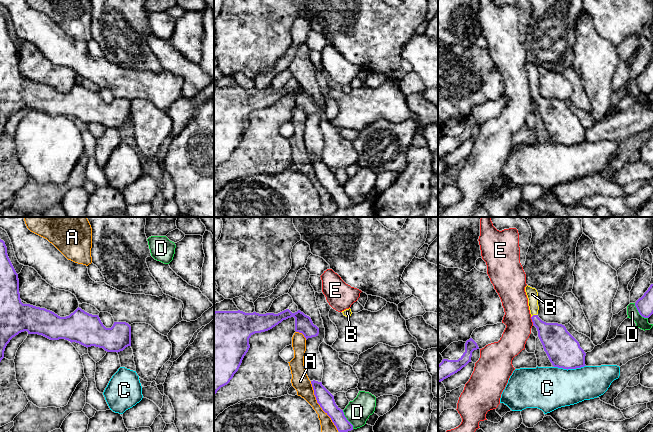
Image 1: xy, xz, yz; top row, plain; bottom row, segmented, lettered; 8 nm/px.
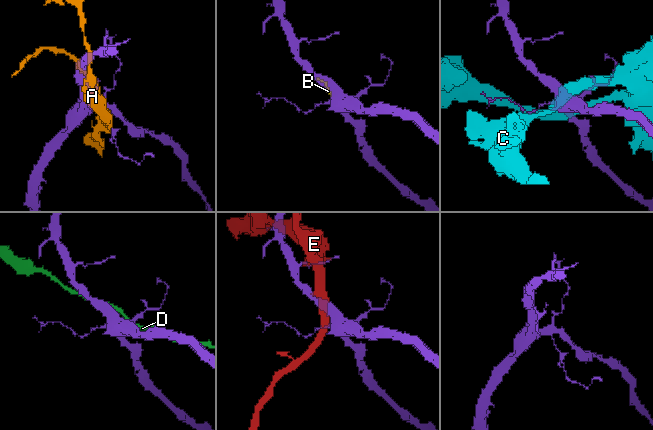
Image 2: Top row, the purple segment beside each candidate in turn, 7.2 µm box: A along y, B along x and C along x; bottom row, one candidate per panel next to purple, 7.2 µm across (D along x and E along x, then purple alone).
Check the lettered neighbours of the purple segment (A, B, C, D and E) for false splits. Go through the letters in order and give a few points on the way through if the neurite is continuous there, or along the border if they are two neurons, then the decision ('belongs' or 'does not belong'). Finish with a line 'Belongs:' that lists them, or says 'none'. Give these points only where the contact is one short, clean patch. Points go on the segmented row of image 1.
A: does not belong
B: runs through yz (554, 337), (533, 315), (532, 294); belongs
C: does not belong
D: border along yz (634, 303), (637, 311), (647, 318); does not belong
E: does not belong
Belongs: B

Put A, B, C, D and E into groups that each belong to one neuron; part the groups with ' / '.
A / B / C / D / E

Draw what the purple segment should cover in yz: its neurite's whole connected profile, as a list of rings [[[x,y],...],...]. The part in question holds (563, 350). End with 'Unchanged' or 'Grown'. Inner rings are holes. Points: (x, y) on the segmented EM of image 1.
[[[527,285],[525,292],[533,325],[552,365],[567,370],[586,366],[586,353],[566,327],[558,323],[546,323],[538,317],[537,290]]]. Grown

